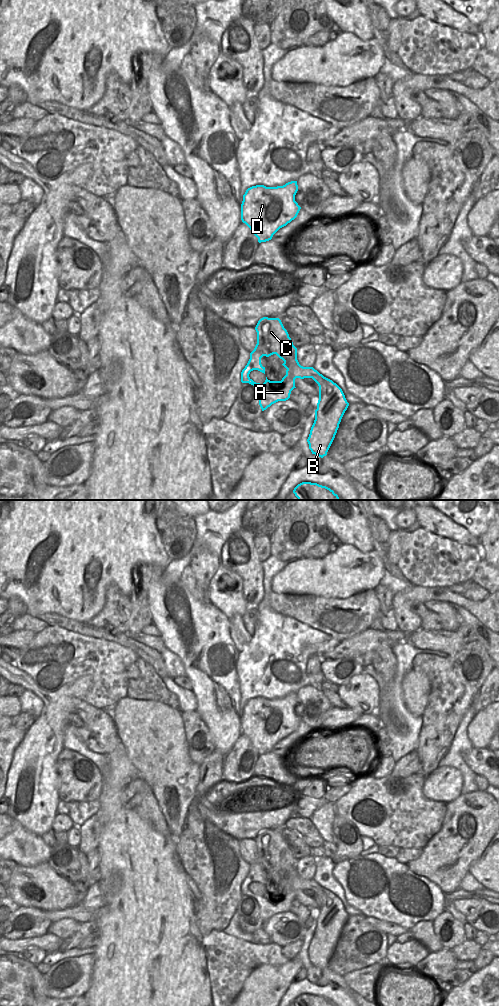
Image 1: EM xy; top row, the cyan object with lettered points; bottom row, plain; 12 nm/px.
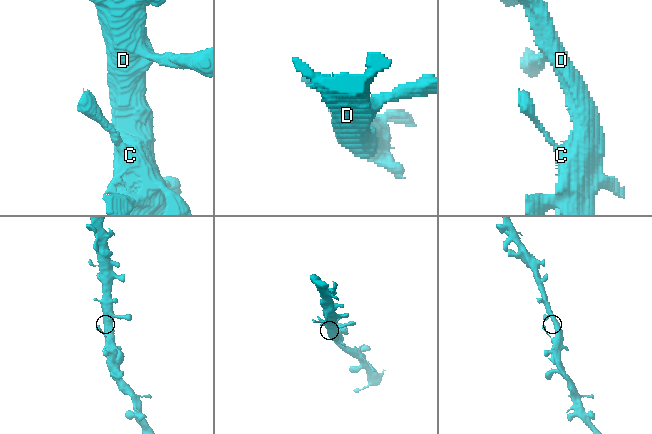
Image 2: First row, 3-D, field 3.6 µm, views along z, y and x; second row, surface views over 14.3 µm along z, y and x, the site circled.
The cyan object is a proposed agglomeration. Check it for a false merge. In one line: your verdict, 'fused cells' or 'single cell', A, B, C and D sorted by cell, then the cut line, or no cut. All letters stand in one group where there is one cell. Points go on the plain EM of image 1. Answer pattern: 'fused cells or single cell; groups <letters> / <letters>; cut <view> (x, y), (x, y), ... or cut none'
single cell; groups A B C D; cut none

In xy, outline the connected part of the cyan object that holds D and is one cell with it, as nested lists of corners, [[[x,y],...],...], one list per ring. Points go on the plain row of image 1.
[[[291,693],[277,699],[256,697],[246,702],[241,716],[241,732],[258,750],[259,755],[271,752],[280,740],[286,738],[297,729],[301,721],[295,713],[297,703],[297,693]]]

